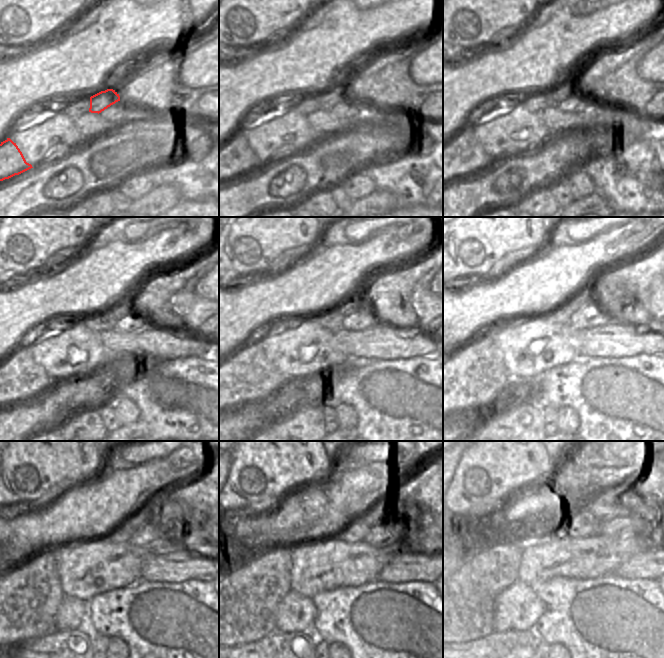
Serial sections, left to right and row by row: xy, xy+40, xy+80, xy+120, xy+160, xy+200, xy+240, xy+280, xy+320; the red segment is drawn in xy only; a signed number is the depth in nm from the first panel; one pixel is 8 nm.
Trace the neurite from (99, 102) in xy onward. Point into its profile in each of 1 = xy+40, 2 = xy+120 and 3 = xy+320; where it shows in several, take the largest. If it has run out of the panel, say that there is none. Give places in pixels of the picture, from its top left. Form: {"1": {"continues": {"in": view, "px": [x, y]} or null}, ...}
{"1": {"continues": {"in": "xy+40", "px": [328, 99]}}, "2": {"continues": {"in": "xy+120", "px": [123, 308]}}, "3": {"continues": {"in": "xy+320", "px": [608, 503]}}}

